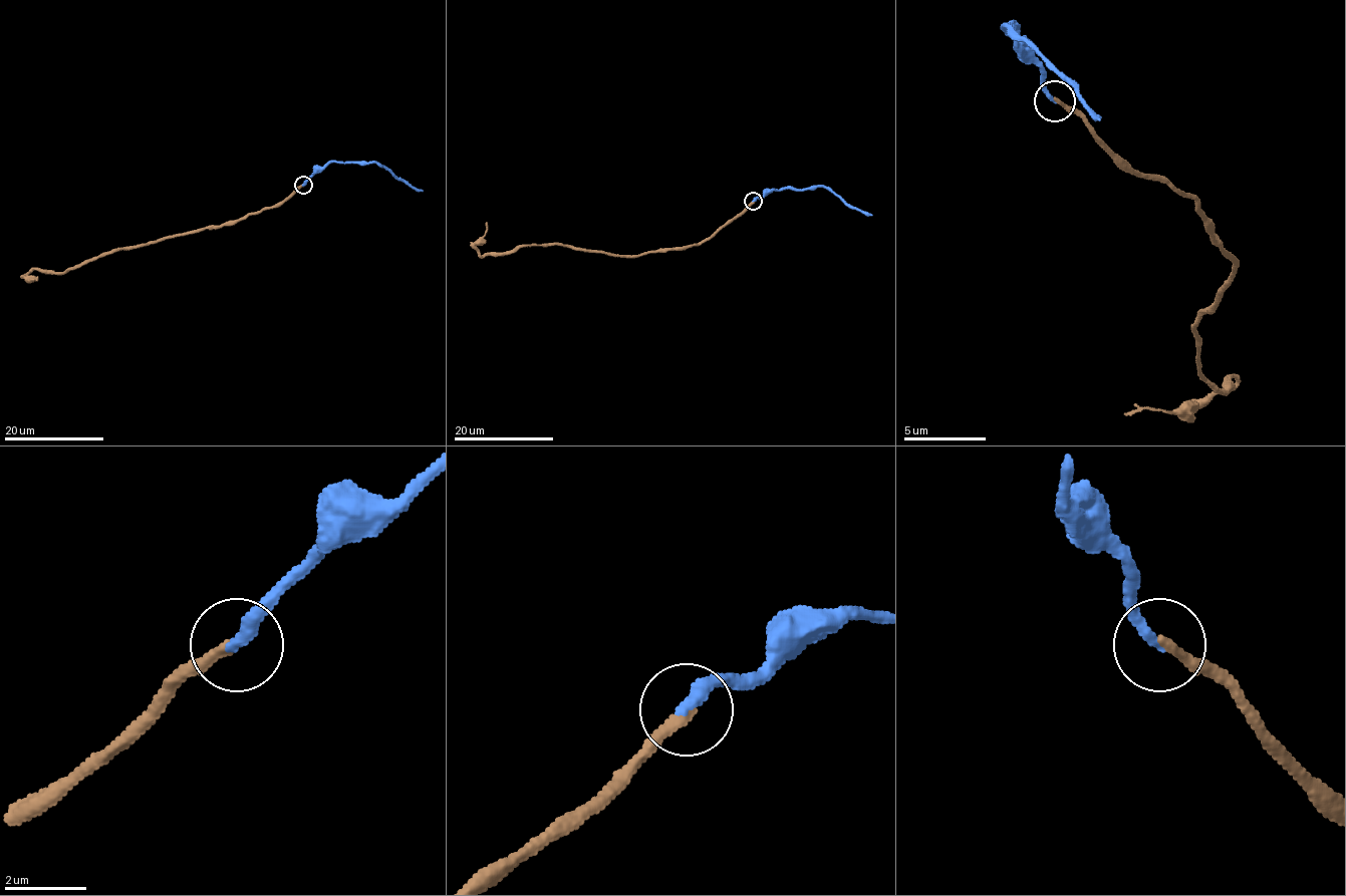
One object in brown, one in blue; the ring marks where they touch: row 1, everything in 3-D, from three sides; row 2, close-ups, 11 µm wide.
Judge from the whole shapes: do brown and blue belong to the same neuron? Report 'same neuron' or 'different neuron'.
same neuron

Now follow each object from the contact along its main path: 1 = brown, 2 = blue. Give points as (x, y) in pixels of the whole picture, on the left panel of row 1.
1: (303, 185), (269, 208), (219, 226), (109, 251), (63, 272), (33, 268), (26, 276), (37, 279)
2: (303, 185), (331, 162), (375, 163), (423, 191)

